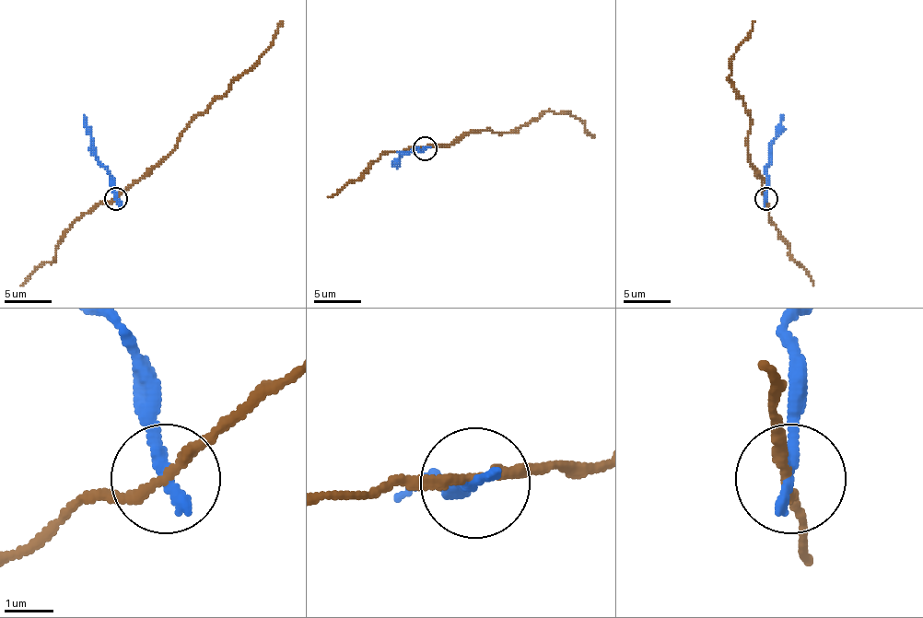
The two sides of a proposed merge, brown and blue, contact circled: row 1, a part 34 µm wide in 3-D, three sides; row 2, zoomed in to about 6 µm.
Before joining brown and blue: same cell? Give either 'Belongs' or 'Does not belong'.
Does not belong

